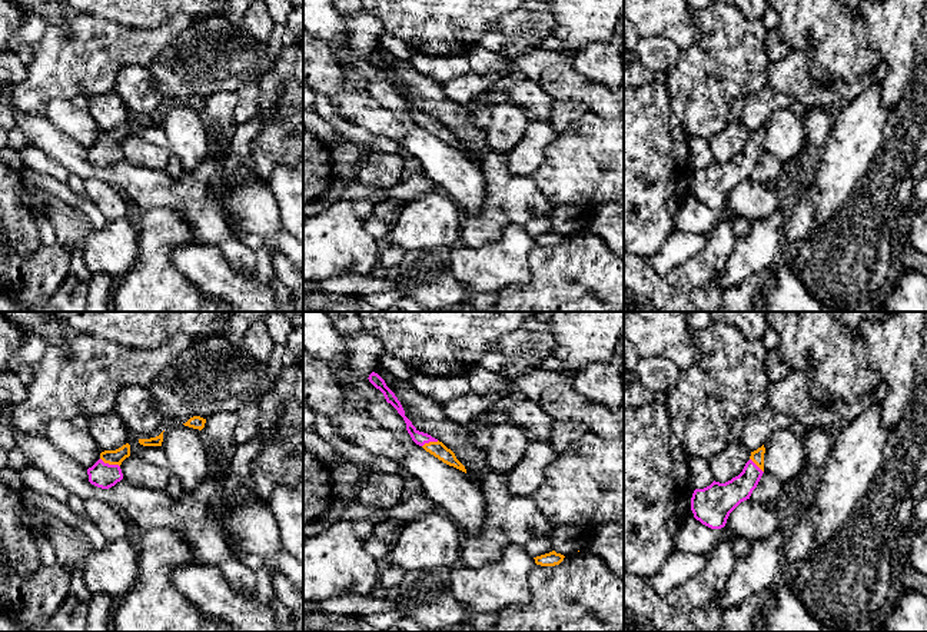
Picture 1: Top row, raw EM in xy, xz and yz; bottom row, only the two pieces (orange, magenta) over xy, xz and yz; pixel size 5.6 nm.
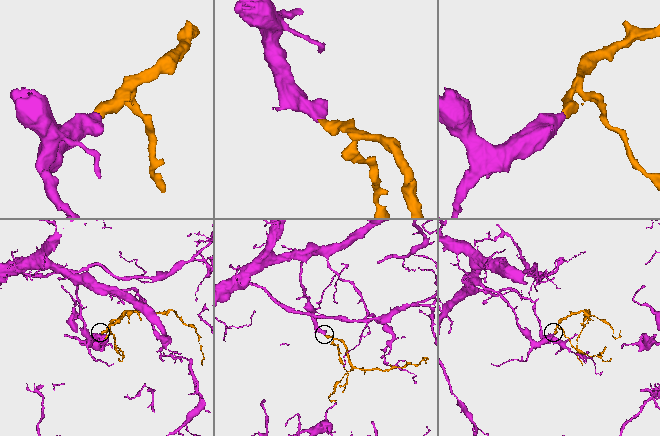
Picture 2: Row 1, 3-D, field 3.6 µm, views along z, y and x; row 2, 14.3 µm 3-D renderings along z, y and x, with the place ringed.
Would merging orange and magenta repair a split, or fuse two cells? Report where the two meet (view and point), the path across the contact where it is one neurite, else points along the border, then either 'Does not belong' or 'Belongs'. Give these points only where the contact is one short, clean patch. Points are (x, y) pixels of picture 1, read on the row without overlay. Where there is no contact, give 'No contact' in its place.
Touches orange at xy (110, 143). Path across: xy (116, 136), (110, 143), (102, 155). Belongs

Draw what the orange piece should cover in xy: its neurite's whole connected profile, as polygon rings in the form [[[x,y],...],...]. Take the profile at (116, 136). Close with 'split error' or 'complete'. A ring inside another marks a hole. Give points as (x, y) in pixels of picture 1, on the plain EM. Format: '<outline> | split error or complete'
[[[126,123],[116,130],[104,130],[100,139],[87,149],[89,162],[97,167],[109,169],[123,159],[122,142],[130,136],[130,124]]] | split error

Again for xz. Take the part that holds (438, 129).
[[[372,51],[368,59],[376,69],[379,69],[383,73],[386,82],[391,83],[398,90],[398,93],[403,97],[406,103],[406,110],[416,124],[422,126],[426,132],[429,132],[443,143],[453,146],[466,153],[465,146],[456,139],[455,133],[451,129],[448,129],[442,122],[432,117],[431,114],[419,112],[412,104],[412,102],[405,96],[405,90],[401,82],[378,53]]] | split error

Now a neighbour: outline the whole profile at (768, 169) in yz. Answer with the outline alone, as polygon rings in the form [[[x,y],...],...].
[[[764,152],[750,179],[760,184],[772,184],[783,172],[783,162],[772,153]]]

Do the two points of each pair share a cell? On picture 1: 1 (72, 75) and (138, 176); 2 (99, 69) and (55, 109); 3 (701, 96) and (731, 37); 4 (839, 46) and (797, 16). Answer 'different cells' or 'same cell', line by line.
1: different cells
2: different cells
3: same cell
4: same cell

